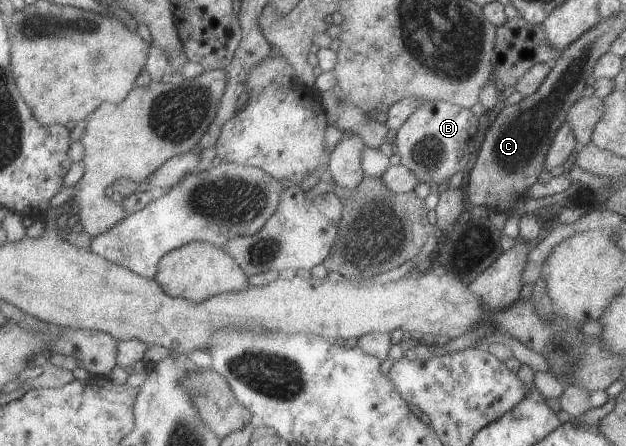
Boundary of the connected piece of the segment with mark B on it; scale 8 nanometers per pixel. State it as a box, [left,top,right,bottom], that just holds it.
[393,100,478,185]

